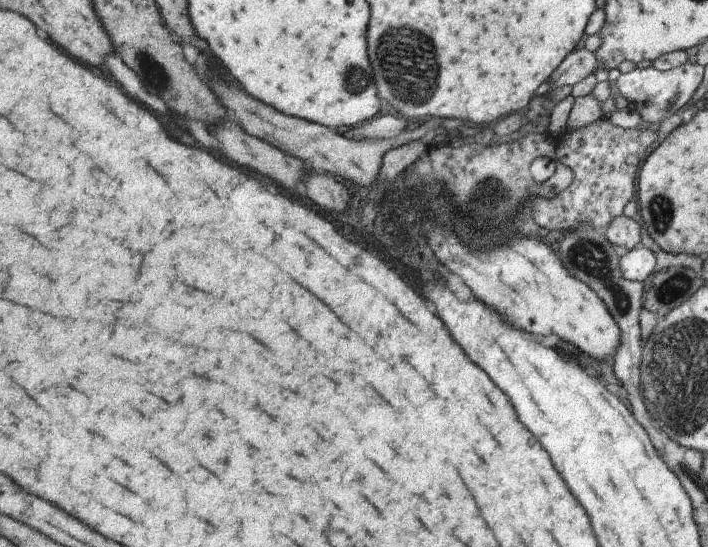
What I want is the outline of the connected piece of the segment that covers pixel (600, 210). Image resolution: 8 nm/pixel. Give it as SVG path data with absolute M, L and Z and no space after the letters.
M599 118L587 128L575 132L567 131L567 134L564 137L554 136L552 139L556 141L558 158L573 170L573 181L562 194L553 199L531 201L530 209L535 211L536 222L549 230L568 230L584 221L590 221L598 230L605 230L614 218L622 215L624 206L635 198L638 166L645 161L650 150L654 150L656 128L639 126L624 129Z

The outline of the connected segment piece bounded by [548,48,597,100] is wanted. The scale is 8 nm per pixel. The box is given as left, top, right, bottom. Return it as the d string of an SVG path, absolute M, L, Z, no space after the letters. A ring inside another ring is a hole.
M583 50L574 54L566 56L566 62L556 70L554 76L550 76L550 92L548 92L548 99L553 99L554 92L558 88L566 85L573 85L580 80L584 80L586 76L594 72L597 65L597 58L594 53ZM550 94L550 96L549 96Z

